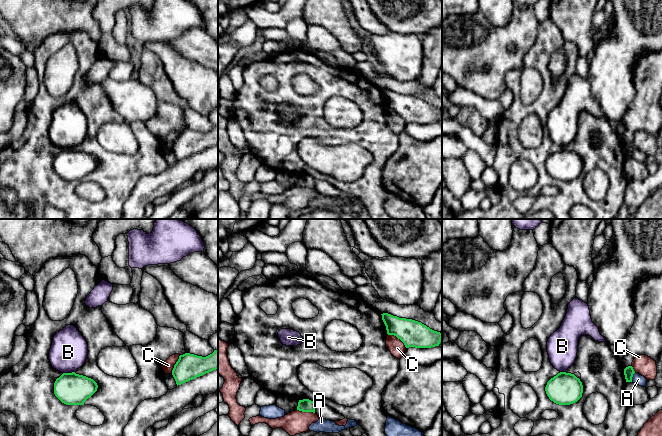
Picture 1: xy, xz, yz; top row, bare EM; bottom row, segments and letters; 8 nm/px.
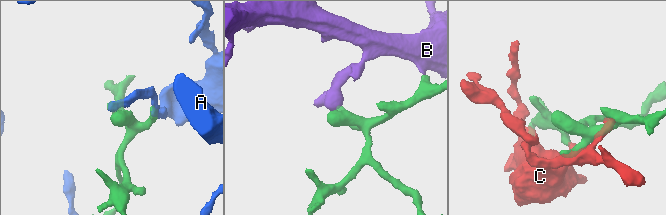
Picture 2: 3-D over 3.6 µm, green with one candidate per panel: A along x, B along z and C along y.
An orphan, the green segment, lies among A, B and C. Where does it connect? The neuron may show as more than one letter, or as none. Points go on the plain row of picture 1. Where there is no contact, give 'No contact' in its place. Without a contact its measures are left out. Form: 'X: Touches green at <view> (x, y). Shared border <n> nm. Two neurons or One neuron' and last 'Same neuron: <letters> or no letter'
A: Touches green at yz (632, 152). Shared border 90 nm. Two neurons
B: Touches green at xy (68, 149). Shared border 100 nm. One neuron
C: Touches green at xz (398, 114). Shared border 190 nm. Two neurons
Same neuron: B

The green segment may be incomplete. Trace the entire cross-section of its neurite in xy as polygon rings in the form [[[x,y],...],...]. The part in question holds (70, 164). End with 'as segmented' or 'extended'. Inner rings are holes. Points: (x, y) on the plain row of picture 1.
[[[75,148],[63,149],[54,159],[54,170],[66,181],[83,181],[97,164],[97,159],[91,154]]]; as segmented

